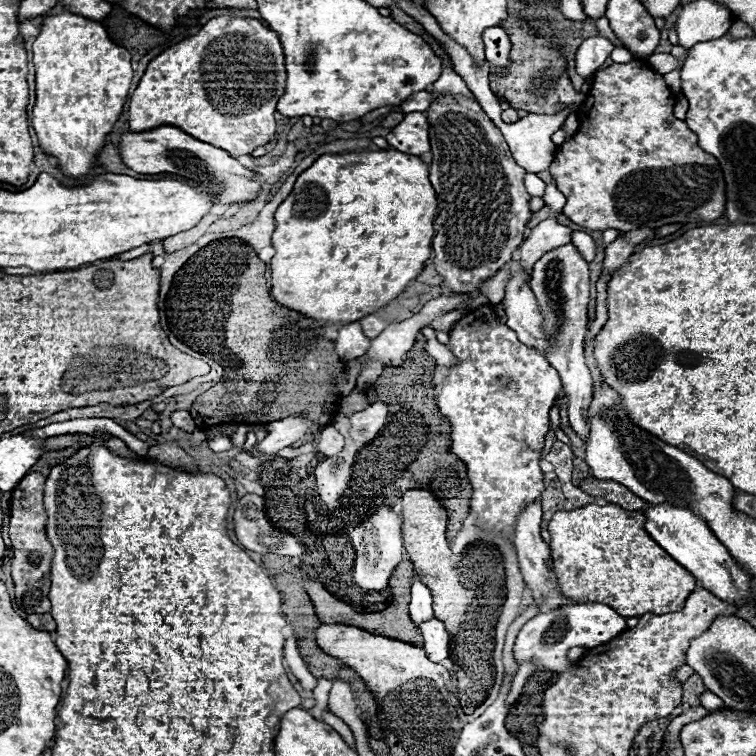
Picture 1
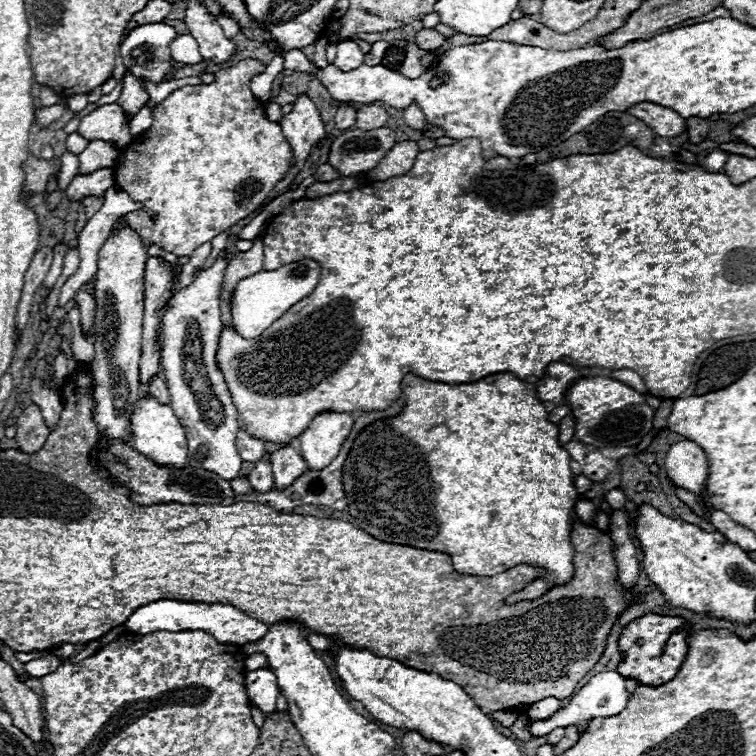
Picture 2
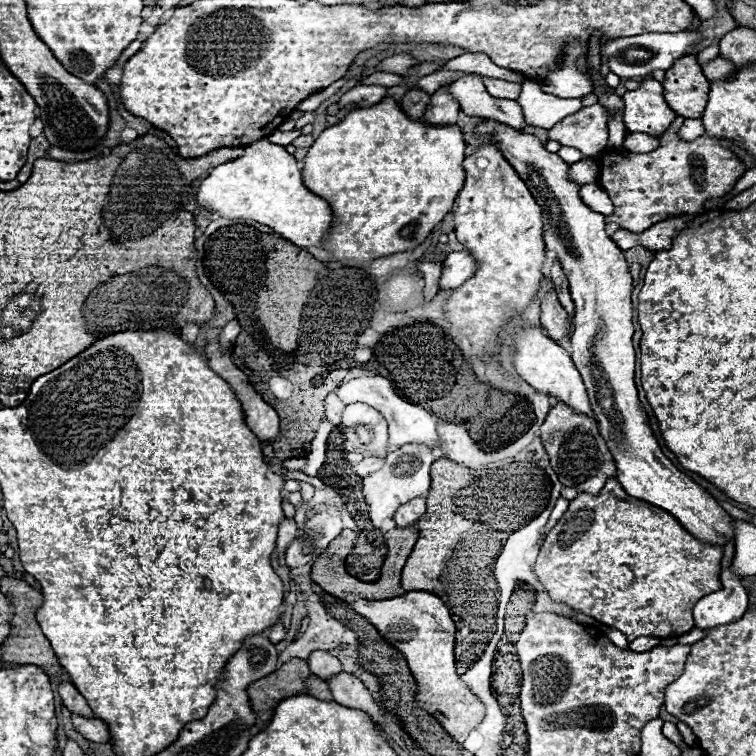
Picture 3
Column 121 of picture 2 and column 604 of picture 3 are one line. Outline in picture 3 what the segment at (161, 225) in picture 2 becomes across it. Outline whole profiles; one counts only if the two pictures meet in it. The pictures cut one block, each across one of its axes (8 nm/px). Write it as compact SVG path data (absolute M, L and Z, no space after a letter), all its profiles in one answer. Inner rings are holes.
M676 116L670 130L660 136L660 146L652 152L630 154L626 150L604 150L598 184L614 202L614 212L606 218L606 232L610 236L616 228L642 234L656 222L666 220L668 214L698 214L706 200L728 194L736 180L746 172L742 160L728 148L720 146L718 138L700 136L692 142L678 140L676 132L682 122L684 118Z

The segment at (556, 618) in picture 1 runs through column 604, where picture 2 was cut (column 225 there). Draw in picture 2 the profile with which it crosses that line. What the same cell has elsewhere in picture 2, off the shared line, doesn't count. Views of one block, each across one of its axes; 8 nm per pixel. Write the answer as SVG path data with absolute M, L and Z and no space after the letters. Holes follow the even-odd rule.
M158 600L134 610L134 614L124 622L126 630L136 634L150 634L156 630L206 630L214 634L218 642L232 642L232 644L246 644L262 638L268 632L264 622L258 622L238 608L230 604L200 604L200 602L180 602L180 600Z

